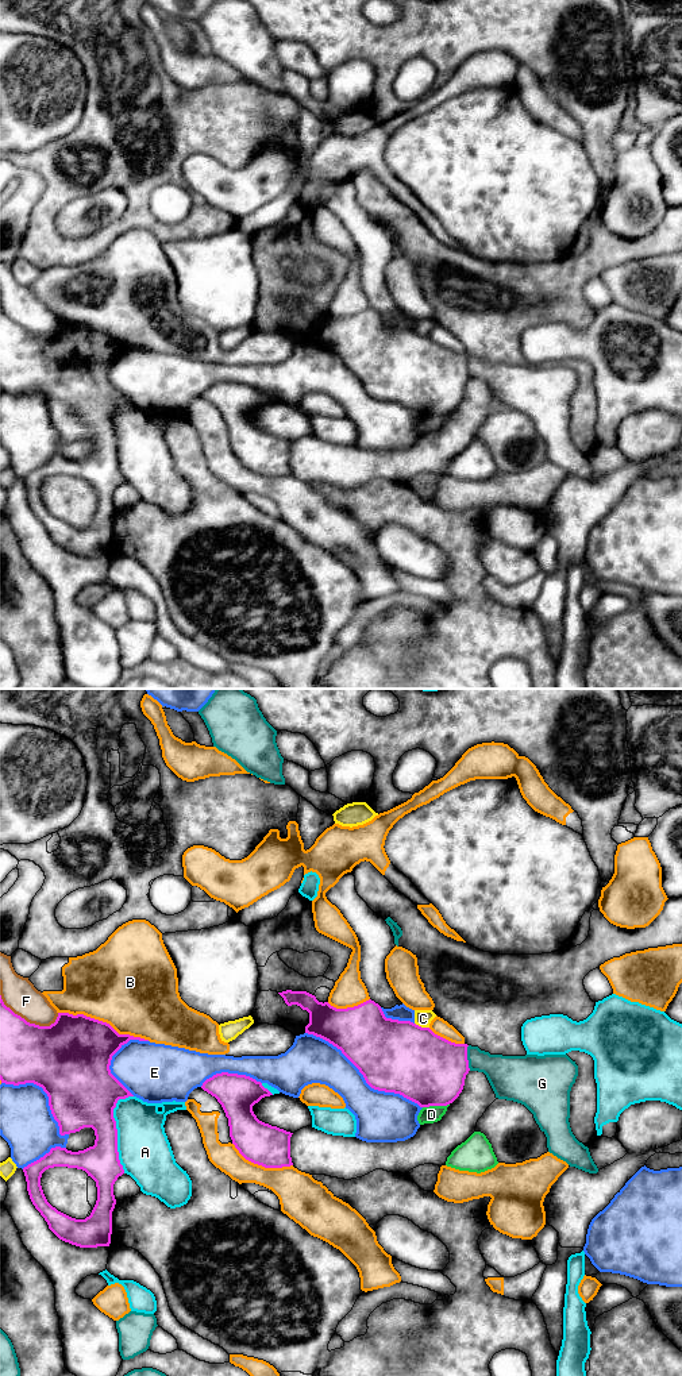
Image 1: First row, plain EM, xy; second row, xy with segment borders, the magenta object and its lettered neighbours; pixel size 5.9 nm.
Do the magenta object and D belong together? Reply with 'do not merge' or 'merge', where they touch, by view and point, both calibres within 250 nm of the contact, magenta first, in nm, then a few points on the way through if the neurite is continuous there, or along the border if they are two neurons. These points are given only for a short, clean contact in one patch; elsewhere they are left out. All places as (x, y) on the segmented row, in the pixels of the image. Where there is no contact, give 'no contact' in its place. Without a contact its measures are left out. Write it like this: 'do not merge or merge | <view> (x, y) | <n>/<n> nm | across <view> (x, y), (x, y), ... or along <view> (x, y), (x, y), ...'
do not merge | xy (435, 1105) | 420/100 nm | along xy (449, 1103), (423, 1107)

